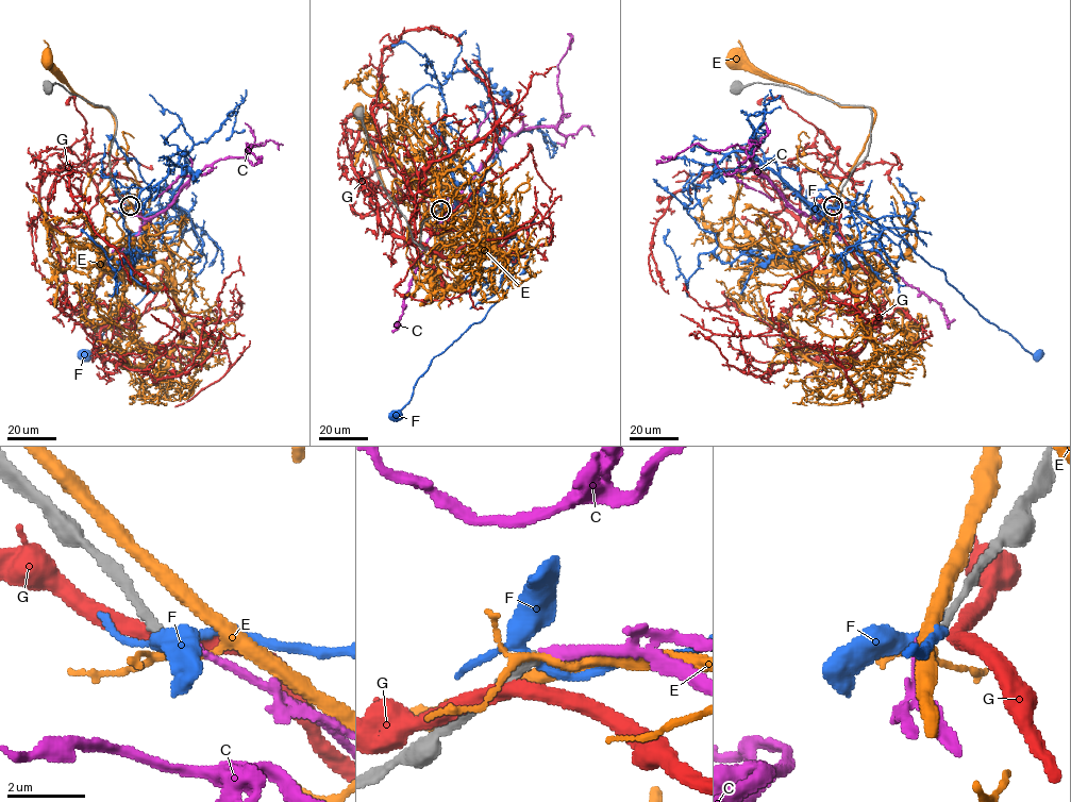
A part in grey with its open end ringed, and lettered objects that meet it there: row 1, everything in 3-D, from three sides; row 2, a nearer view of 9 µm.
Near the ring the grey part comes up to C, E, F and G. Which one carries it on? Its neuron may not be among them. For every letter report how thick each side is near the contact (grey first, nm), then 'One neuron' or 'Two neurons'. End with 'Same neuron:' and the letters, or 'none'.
C: Thickness 200 nm (grey) against 190 nm. One neuron
E: Thickness 240 nm (grey) against 140 nm. Two neurons
F: Thickness 240 nm (grey) against 260 nm. Two neurons
G: Thickness 280 nm (grey) against 360 nm. Two neurons
Same neuron: C

